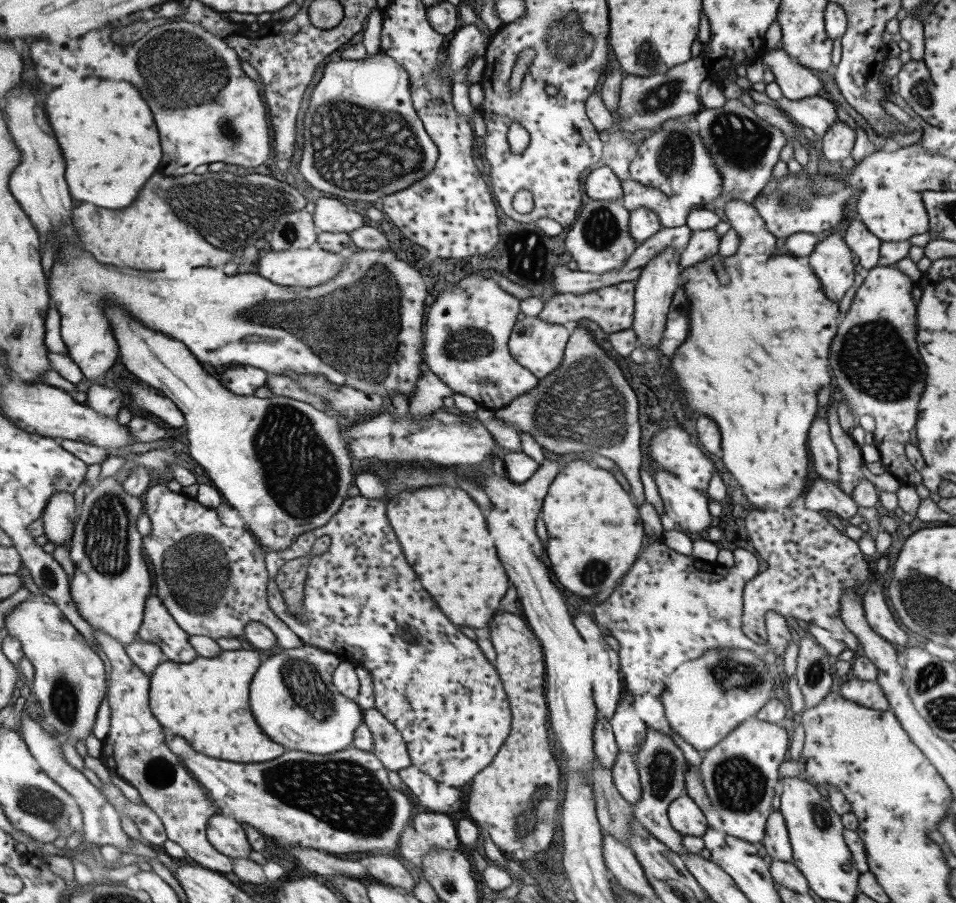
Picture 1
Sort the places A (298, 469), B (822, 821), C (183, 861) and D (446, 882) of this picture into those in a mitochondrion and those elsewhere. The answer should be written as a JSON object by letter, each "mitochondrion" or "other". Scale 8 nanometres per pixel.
{"A":"mitochondrion","B":"mitochondrion","C":"other","D":"mitochondrion"}

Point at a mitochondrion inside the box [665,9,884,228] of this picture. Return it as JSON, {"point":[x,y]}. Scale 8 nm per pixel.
{"point":[741,143]}

